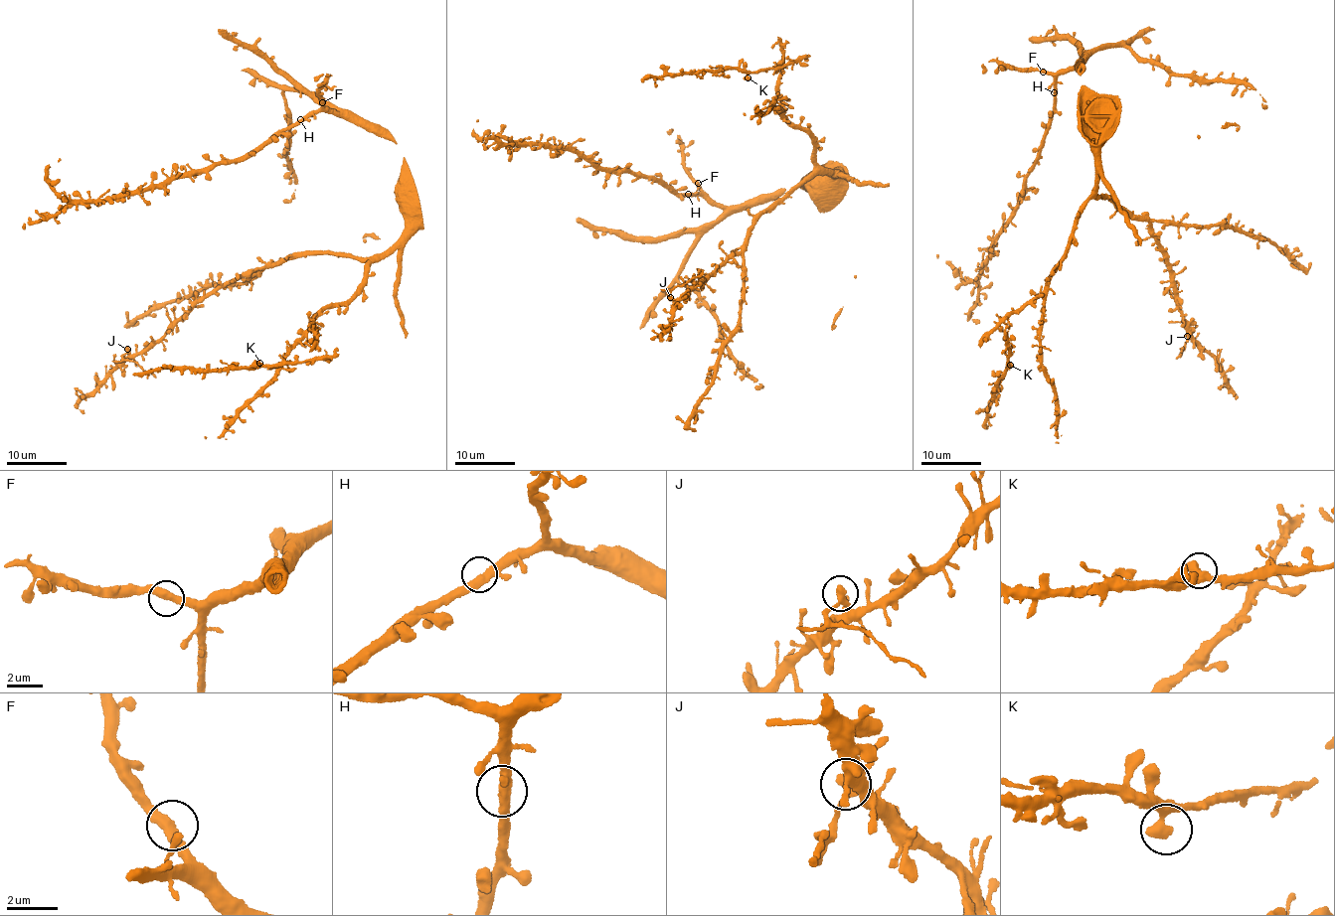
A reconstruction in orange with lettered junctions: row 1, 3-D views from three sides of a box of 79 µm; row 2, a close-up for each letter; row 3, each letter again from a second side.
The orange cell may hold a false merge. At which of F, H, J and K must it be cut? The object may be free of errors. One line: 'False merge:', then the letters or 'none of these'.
False merge: J

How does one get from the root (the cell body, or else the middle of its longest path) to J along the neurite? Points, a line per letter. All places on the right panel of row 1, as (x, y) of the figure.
J: (1084, 107), (1098, 174), (1096, 196), (1148, 221), (1192, 338), (1187, 337)

